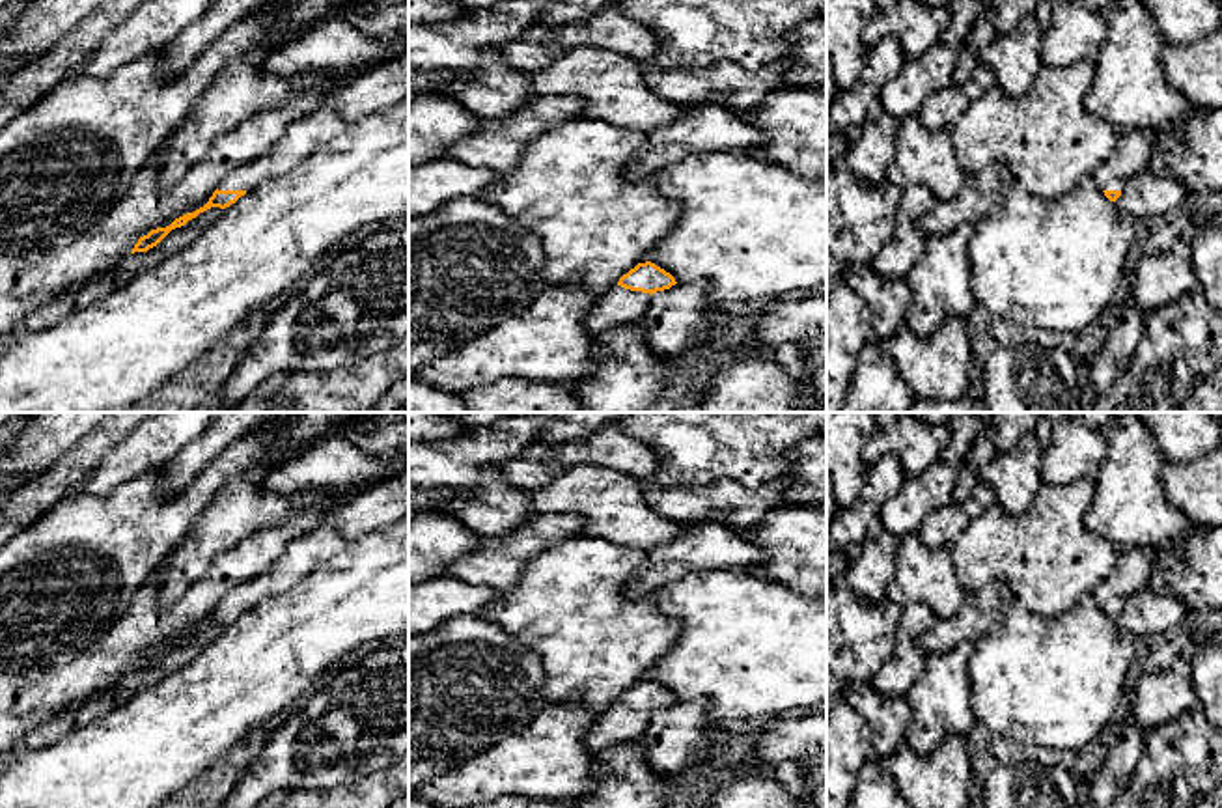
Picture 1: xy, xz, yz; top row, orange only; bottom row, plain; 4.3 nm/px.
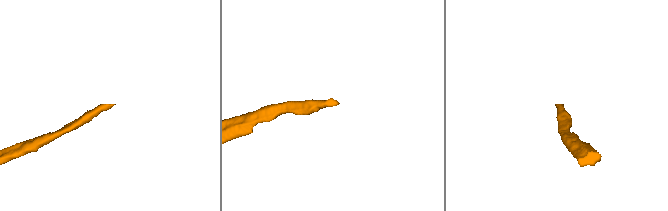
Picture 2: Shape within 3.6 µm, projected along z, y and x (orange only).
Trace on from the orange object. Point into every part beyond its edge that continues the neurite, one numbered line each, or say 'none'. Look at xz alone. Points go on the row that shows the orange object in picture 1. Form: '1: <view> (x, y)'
1: xz (618, 306)

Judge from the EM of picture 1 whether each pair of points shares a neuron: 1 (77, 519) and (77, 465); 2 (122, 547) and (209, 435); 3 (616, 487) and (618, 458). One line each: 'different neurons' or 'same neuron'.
1: different neurons
2: different neurons
3: different neurons

